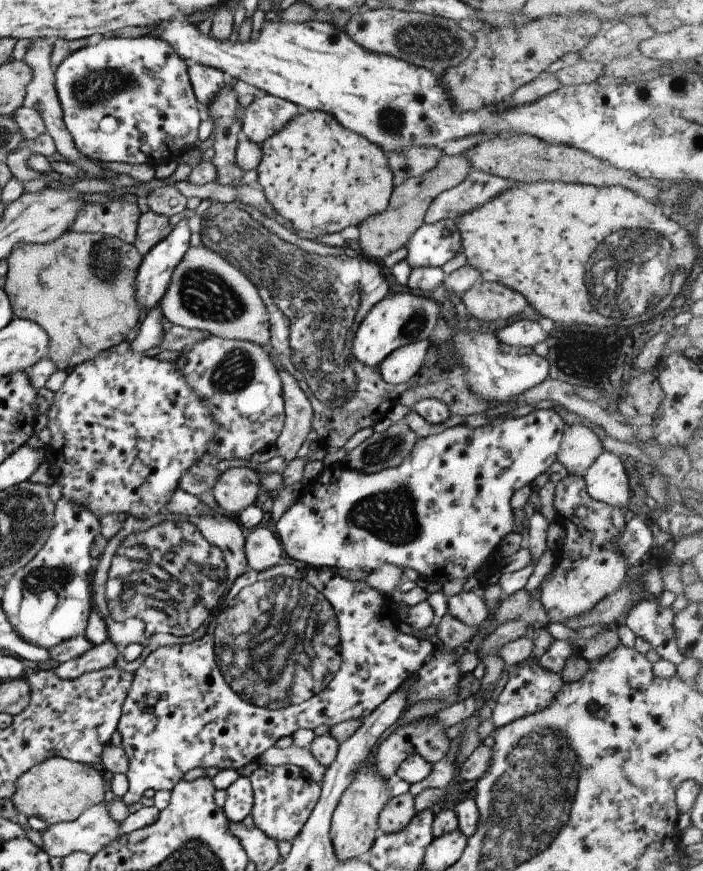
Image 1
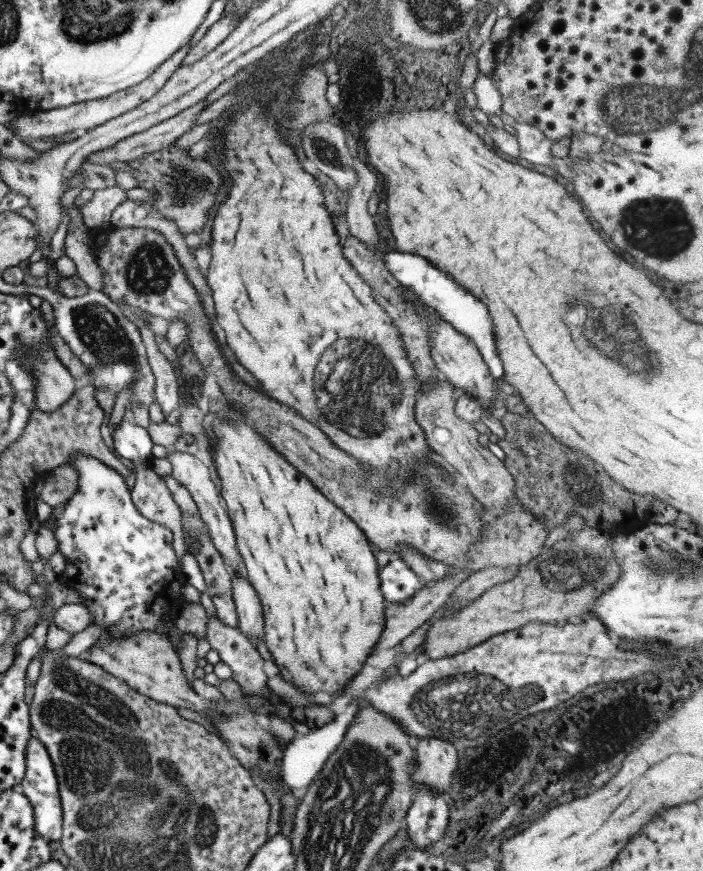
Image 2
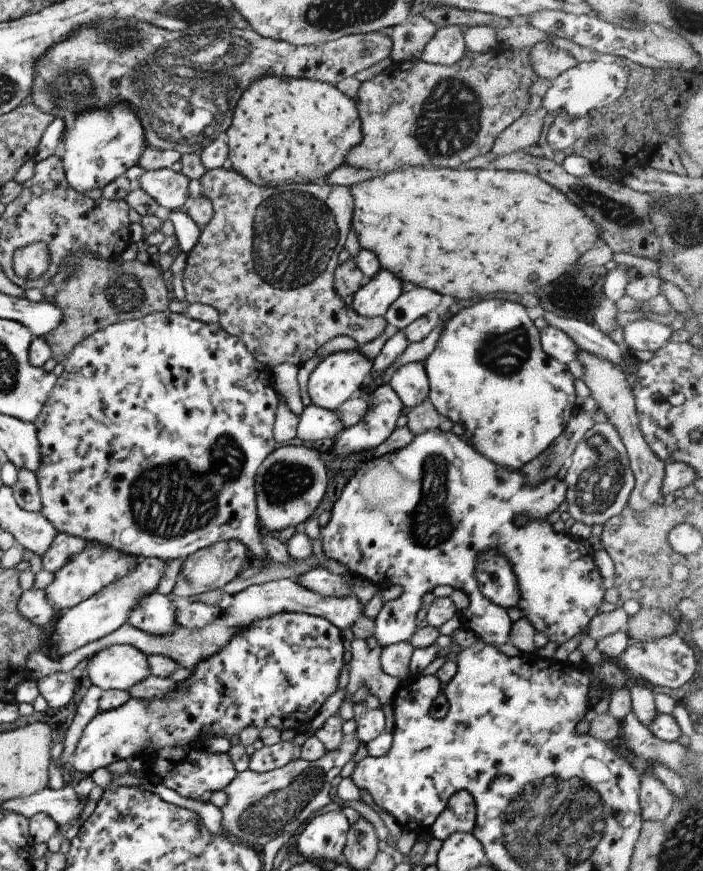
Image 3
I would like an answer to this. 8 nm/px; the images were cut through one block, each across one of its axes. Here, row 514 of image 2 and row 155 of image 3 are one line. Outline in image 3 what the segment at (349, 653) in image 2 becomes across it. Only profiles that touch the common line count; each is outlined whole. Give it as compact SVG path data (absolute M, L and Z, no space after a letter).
M262 76L242 92L231 118L225 132L231 168L262 187L321 182L331 171L345 164L348 151L362 139L354 100L341 94L336 87L313 79Z

